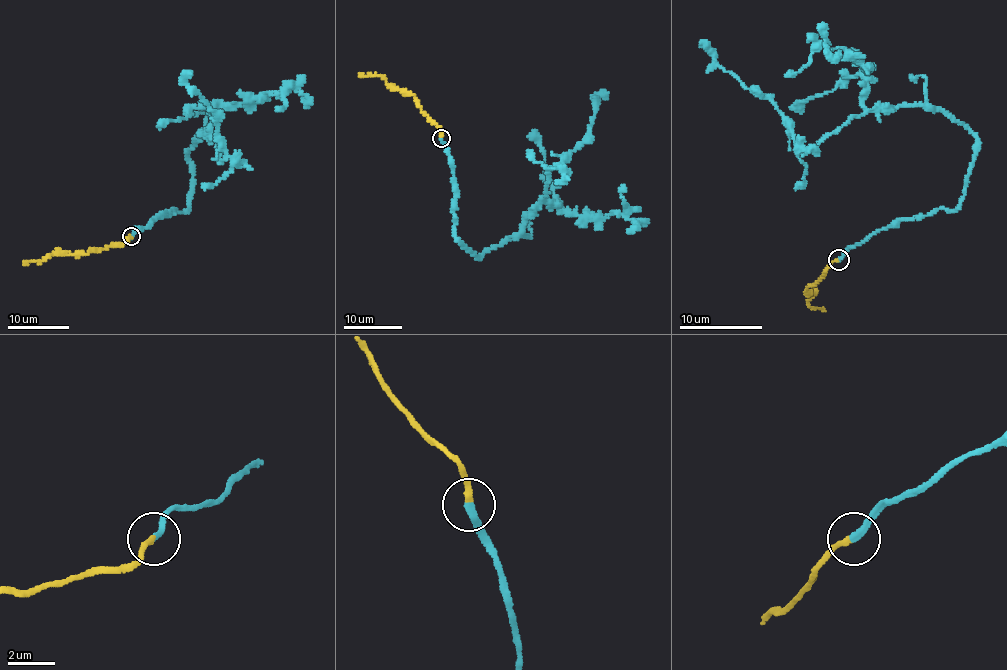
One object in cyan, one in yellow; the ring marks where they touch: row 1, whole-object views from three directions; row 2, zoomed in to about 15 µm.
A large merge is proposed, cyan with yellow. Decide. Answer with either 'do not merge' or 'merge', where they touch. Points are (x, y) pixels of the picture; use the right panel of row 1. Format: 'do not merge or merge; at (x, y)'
merge; at (838, 259)

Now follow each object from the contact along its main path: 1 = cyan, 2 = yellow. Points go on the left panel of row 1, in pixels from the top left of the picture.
1: (131, 236), (188, 207), (187, 156), (201, 134), (212, 134), (224, 159), (216, 117), (185, 83), (187, 70)
2: (131, 236), (125, 243), (88, 253), (52, 254), (43, 260), (23, 261)

